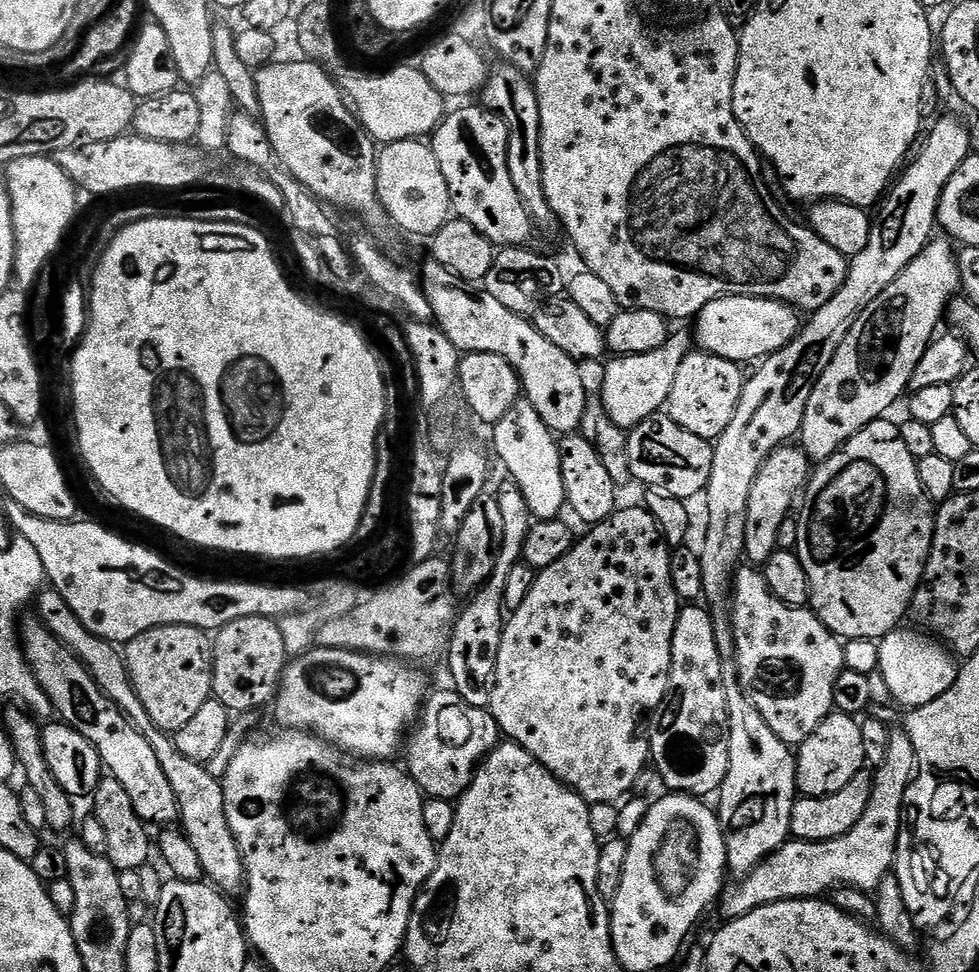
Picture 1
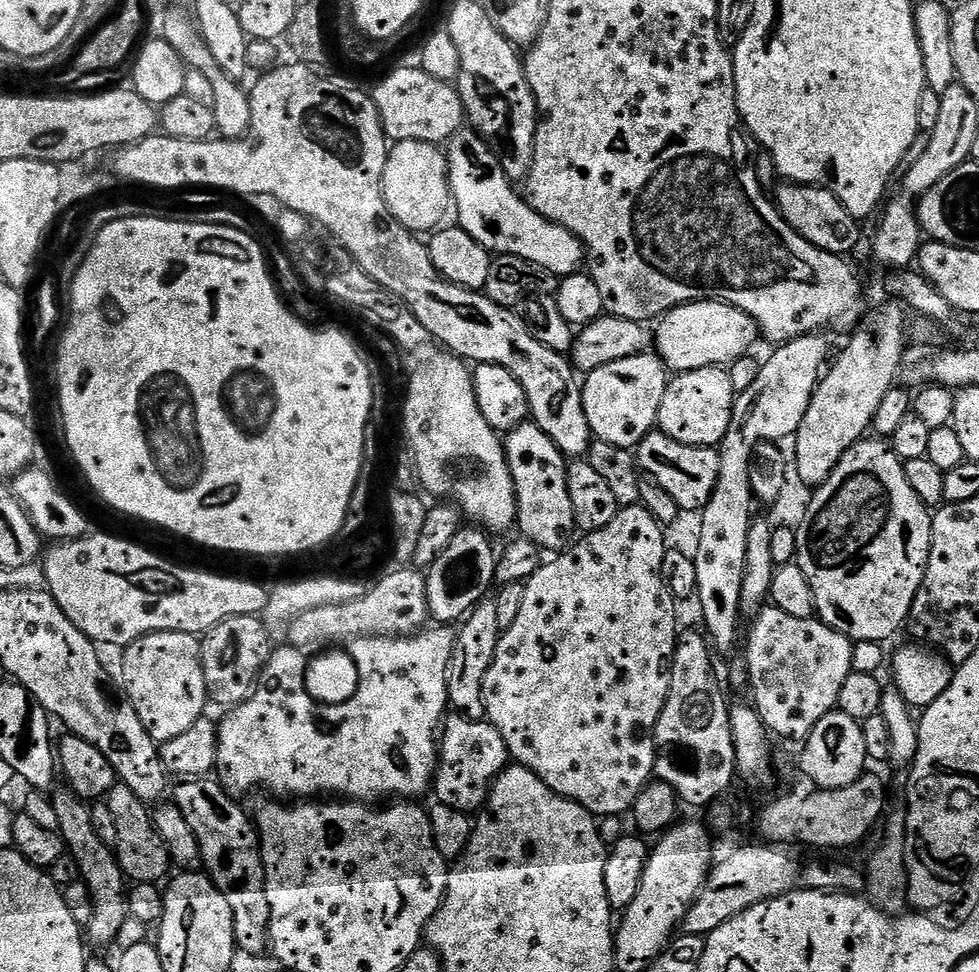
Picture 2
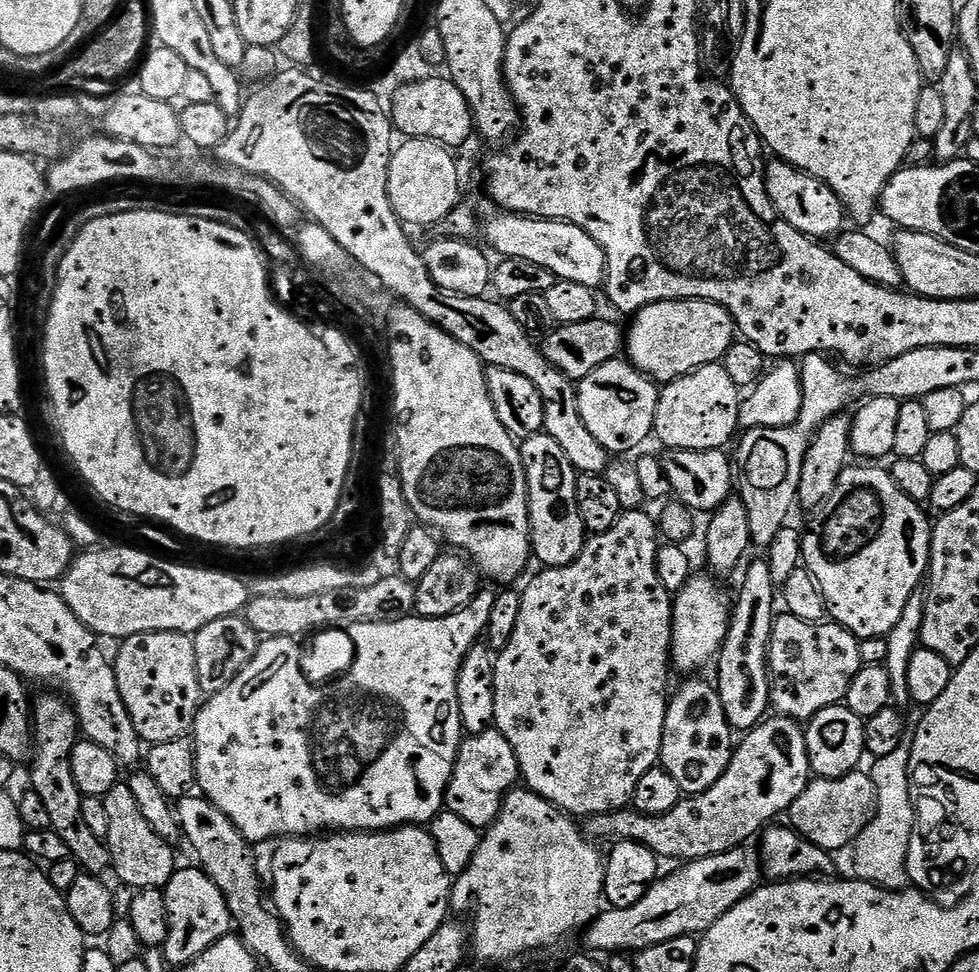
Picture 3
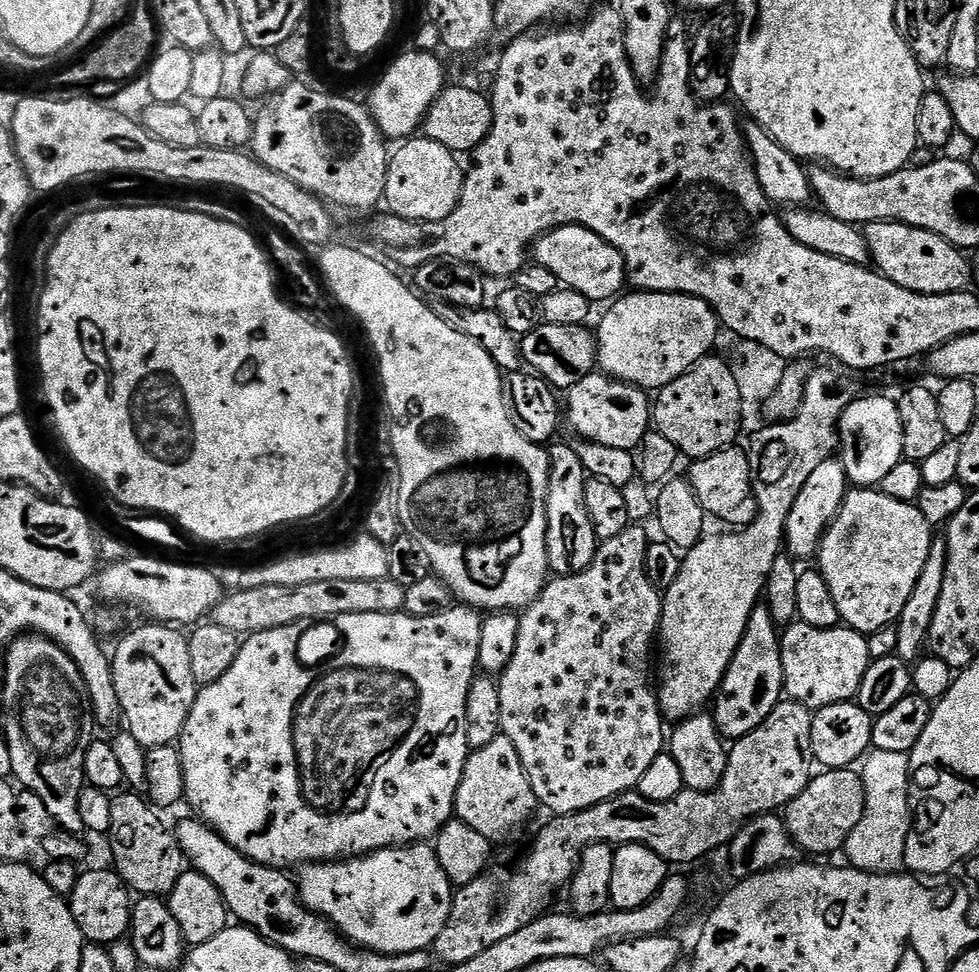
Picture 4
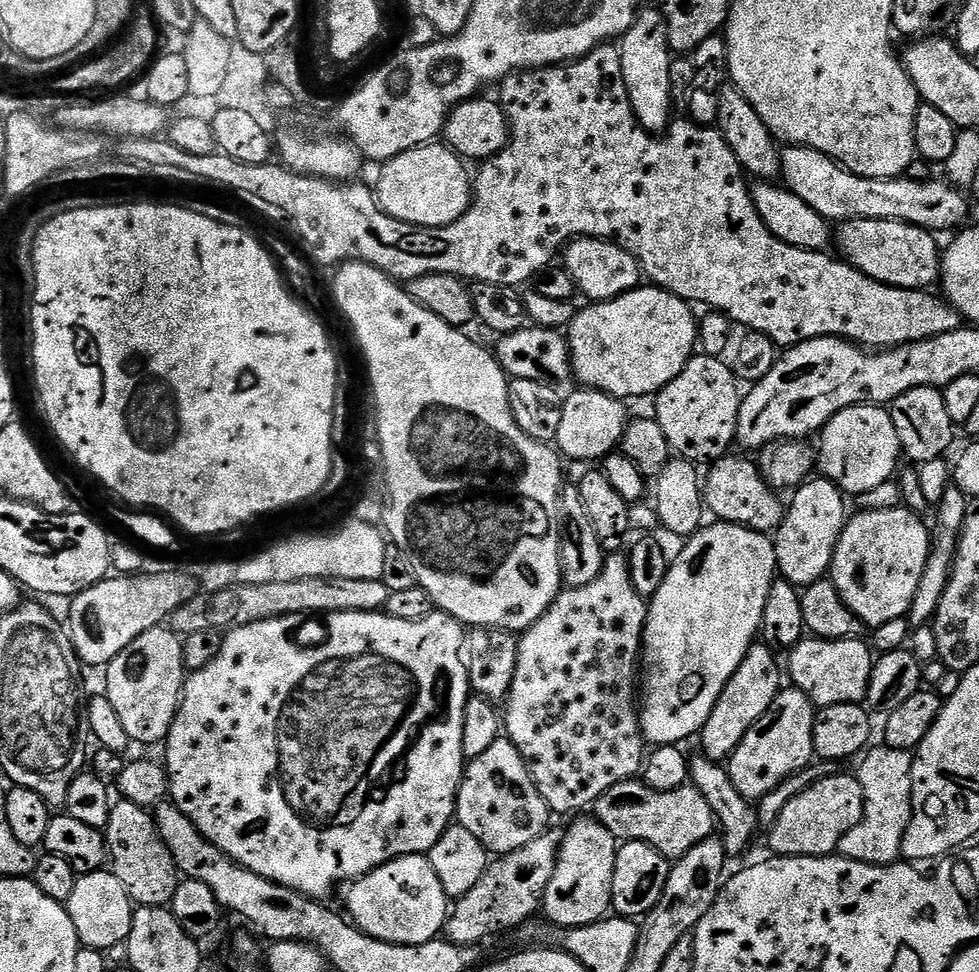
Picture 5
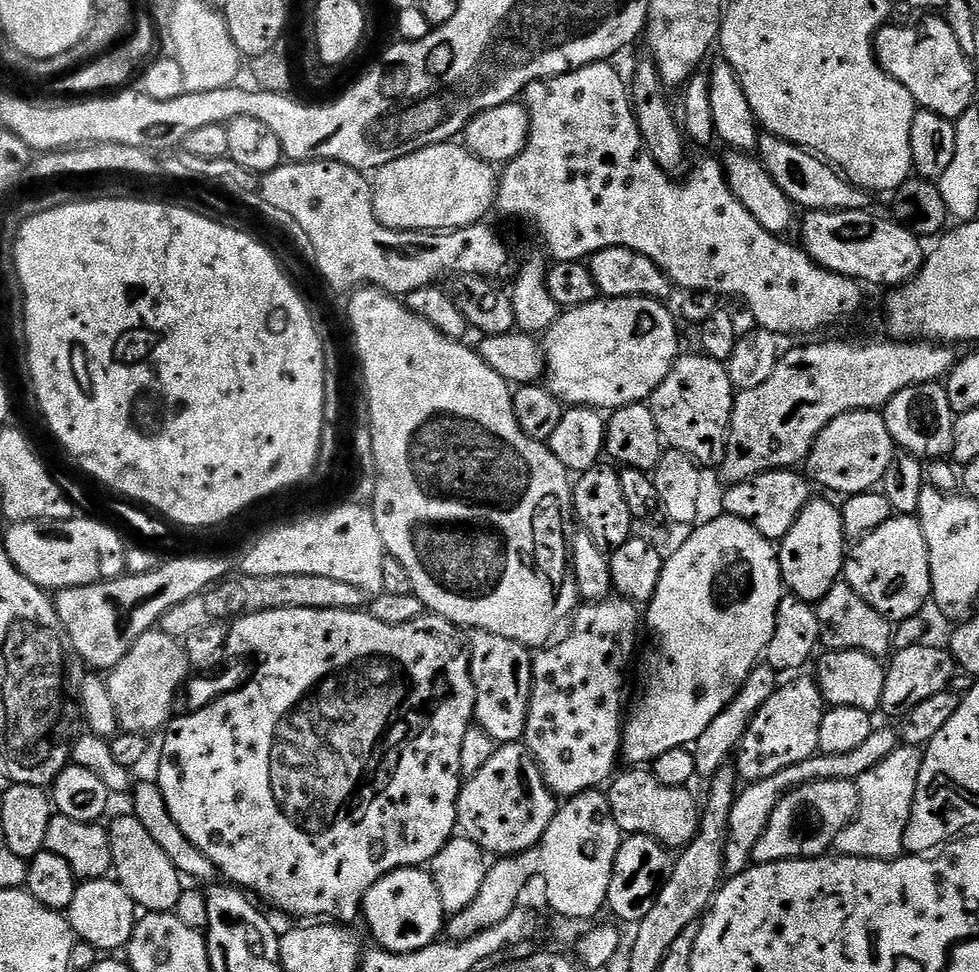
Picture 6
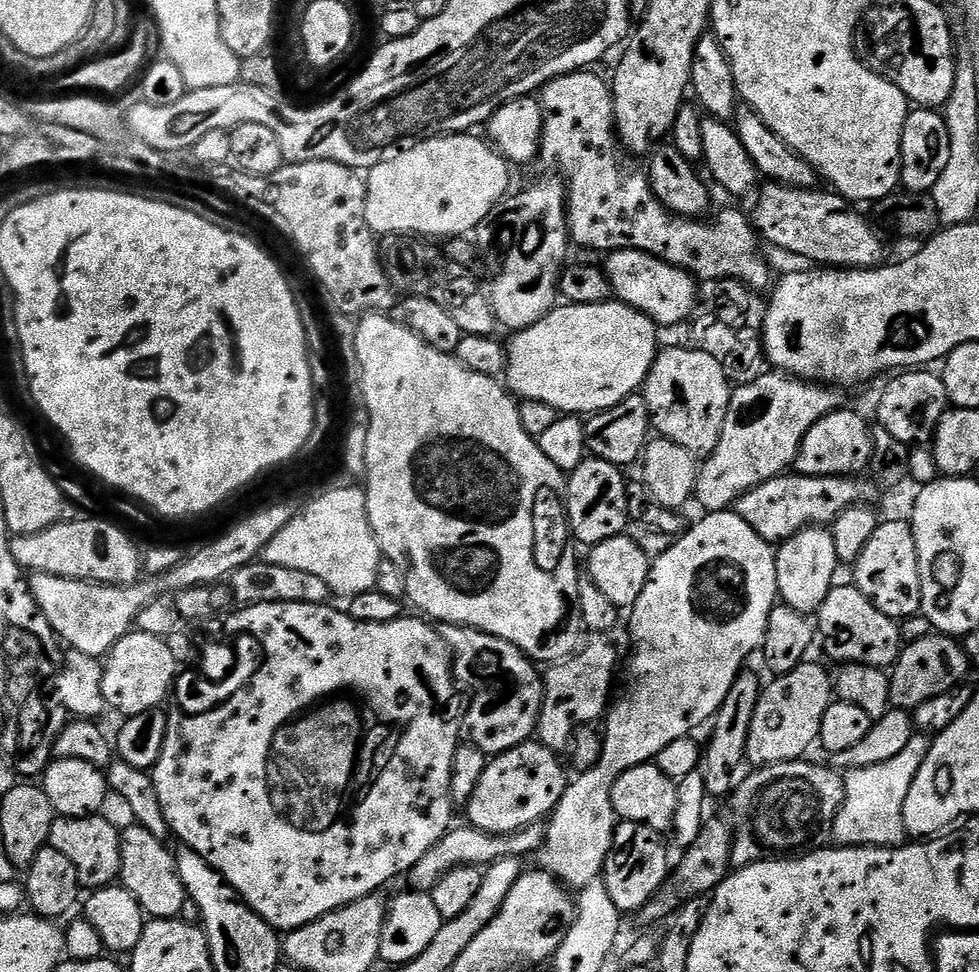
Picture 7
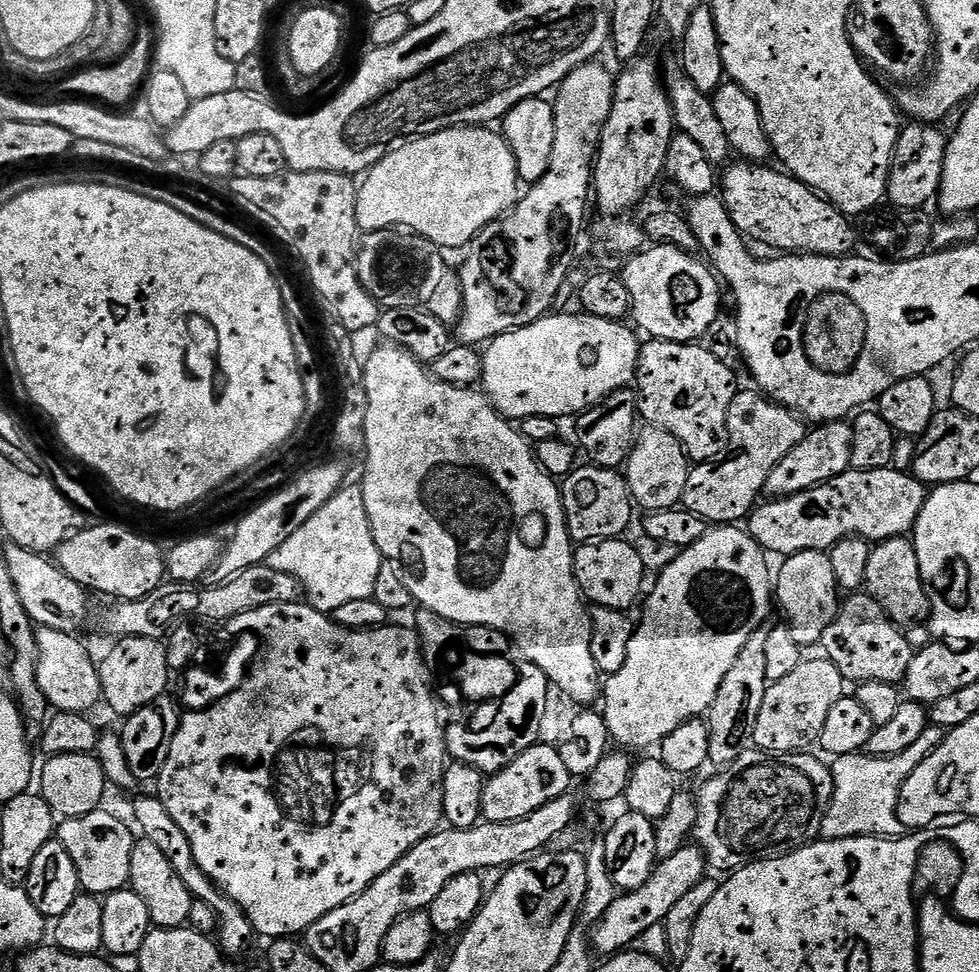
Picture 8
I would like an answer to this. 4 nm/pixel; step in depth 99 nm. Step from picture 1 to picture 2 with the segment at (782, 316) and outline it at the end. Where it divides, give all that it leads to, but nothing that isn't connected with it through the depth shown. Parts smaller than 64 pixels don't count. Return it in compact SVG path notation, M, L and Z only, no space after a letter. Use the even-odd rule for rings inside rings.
M698 300L678 306L661 316L654 328L655 355L664 361L665 368L676 374L729 366L742 359L756 340L758 329L754 318L721 300Z

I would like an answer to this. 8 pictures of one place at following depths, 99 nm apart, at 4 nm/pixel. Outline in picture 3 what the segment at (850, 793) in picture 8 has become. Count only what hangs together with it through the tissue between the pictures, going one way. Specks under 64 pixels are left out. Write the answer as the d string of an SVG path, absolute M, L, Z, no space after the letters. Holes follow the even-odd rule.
M907 747L894 750L894 754L875 757L870 775L876 787L876 812L872 821L856 839L852 852L855 879L877 884L891 892L903 892L909 887L908 851L910 838L916 825L916 806L912 790L912 753Z

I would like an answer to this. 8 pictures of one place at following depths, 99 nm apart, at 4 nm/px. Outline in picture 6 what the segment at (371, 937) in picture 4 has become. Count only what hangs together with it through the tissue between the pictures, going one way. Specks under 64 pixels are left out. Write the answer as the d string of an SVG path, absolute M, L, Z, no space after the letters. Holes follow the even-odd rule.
M399 868L386 874L364 896L362 905L363 919L368 919L368 928L377 945L391 952L413 952L437 943L446 928L446 913L442 898L438 898L438 886L434 886L431 871L419 868Z

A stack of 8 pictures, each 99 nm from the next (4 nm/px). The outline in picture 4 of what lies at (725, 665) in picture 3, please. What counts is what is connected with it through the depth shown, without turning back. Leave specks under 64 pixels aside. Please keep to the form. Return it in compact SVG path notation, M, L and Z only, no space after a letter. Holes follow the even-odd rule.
M758 606L746 622L746 632L714 697L716 729L725 741L735 742L750 734L774 711L785 695L778 626L767 606Z

